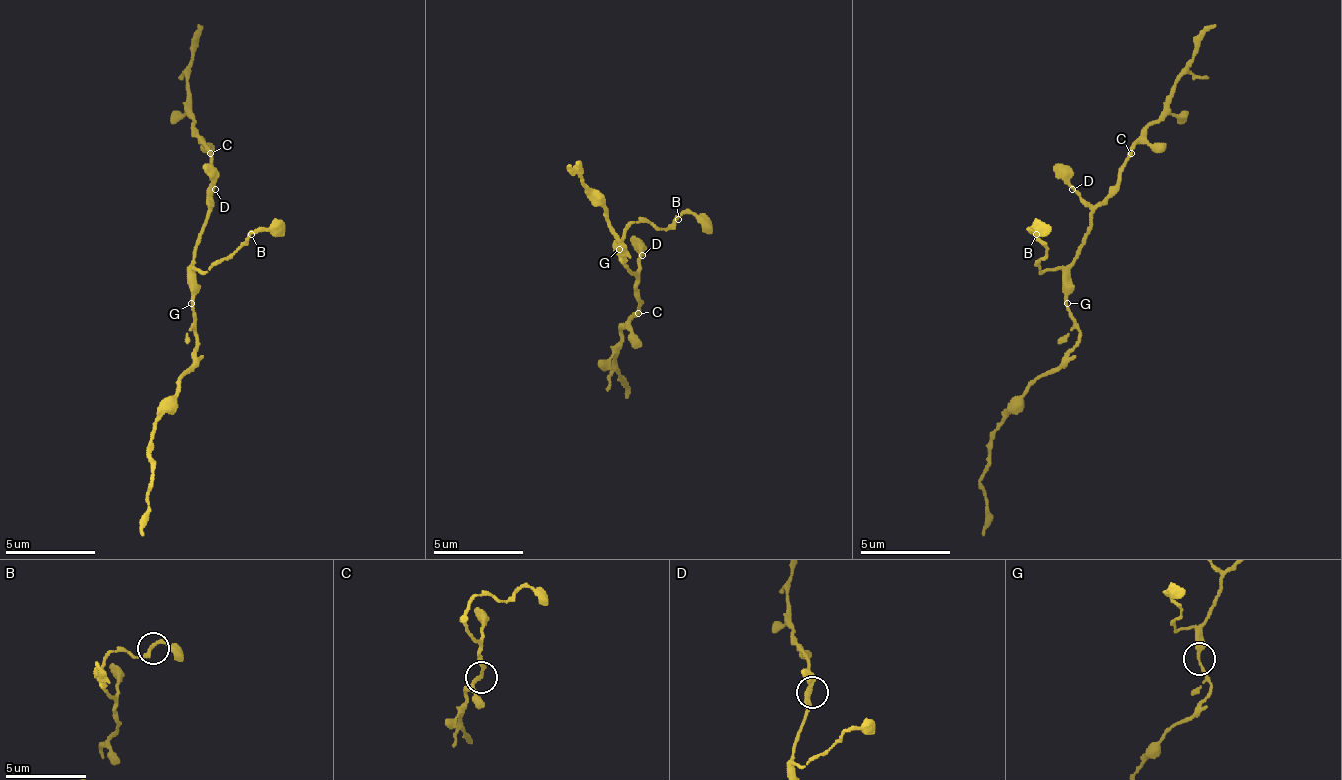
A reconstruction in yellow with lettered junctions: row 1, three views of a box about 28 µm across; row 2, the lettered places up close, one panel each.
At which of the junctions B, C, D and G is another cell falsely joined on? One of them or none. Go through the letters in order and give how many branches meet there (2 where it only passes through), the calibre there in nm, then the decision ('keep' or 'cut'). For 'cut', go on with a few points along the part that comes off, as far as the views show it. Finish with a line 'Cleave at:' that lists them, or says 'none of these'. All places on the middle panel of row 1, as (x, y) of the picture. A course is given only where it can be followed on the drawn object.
B: branches 2; calibre 200 nm; keep
C: branches 2; calibre 180 nm; keep
D: branches 2; calibre 260 nm; keep
G: branches 2; calibre 240 nm; keep
Cleave at: none of these

